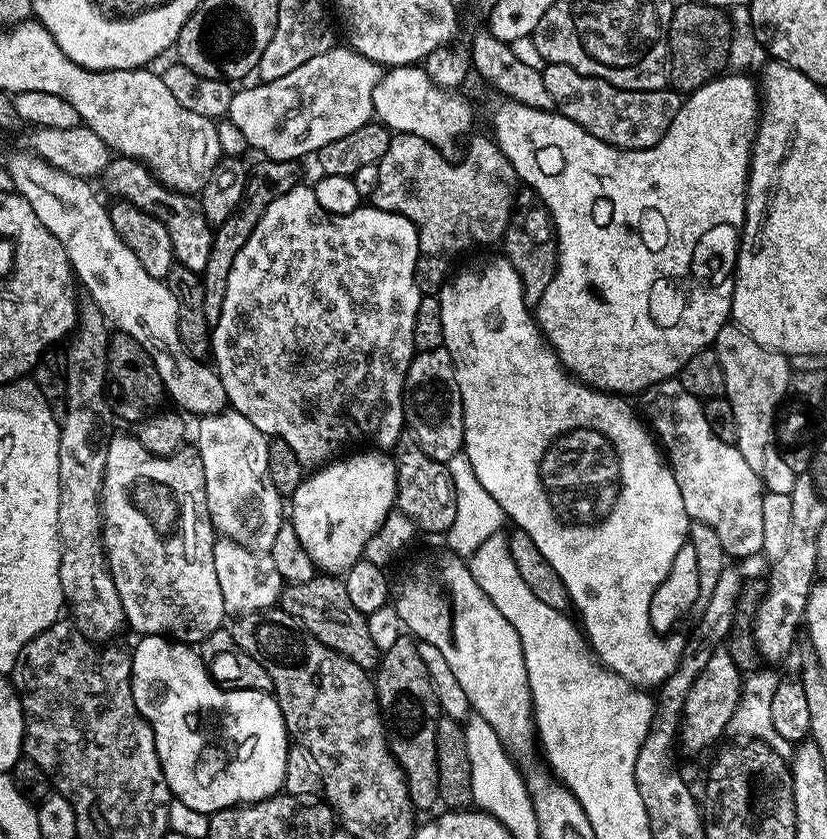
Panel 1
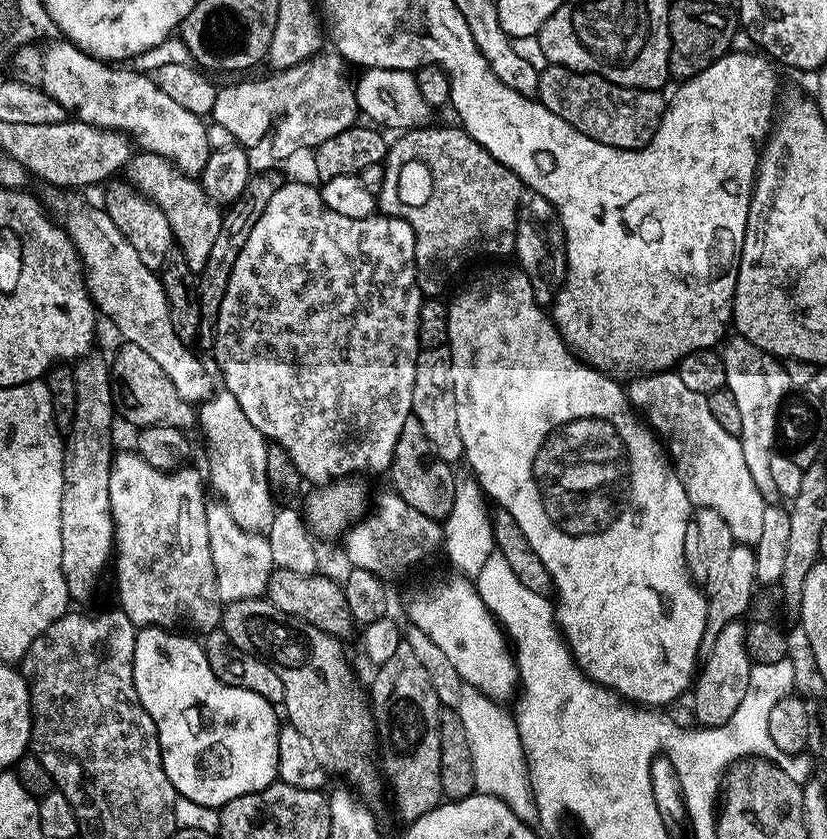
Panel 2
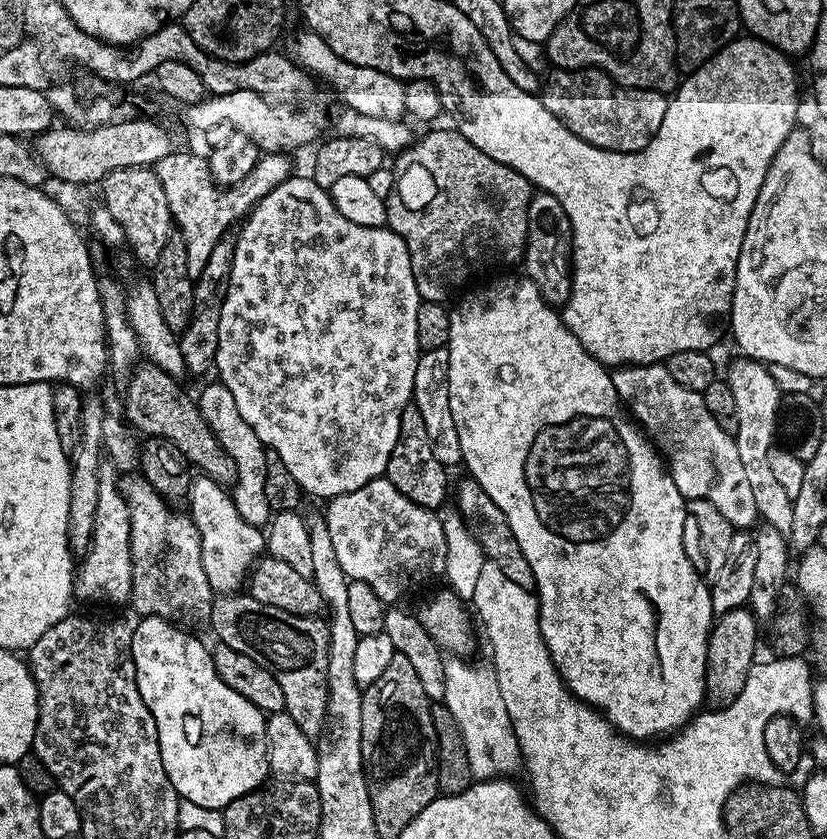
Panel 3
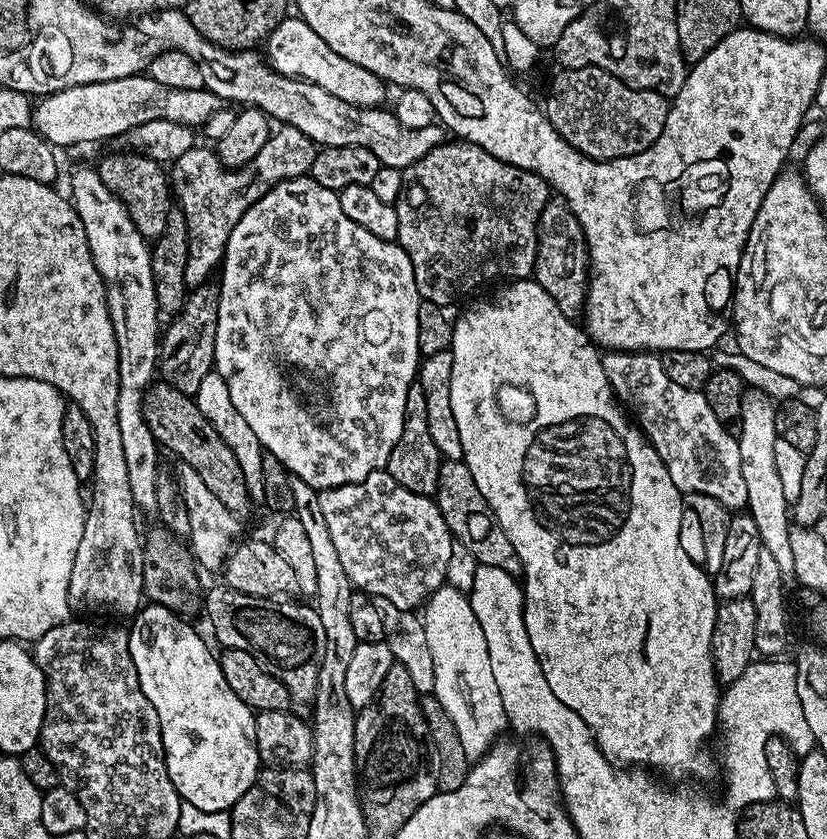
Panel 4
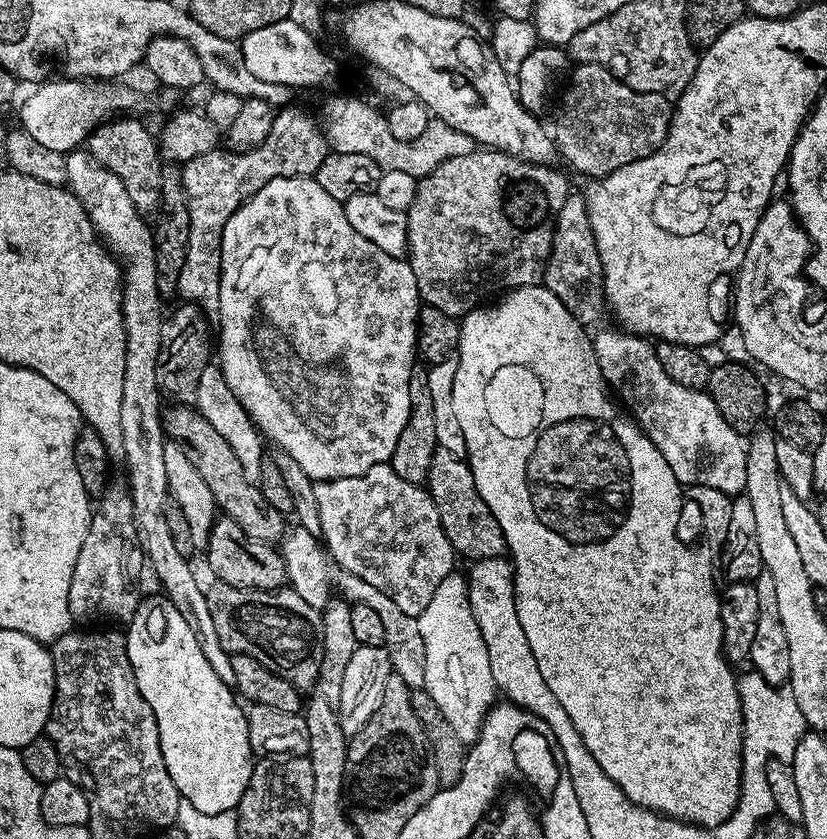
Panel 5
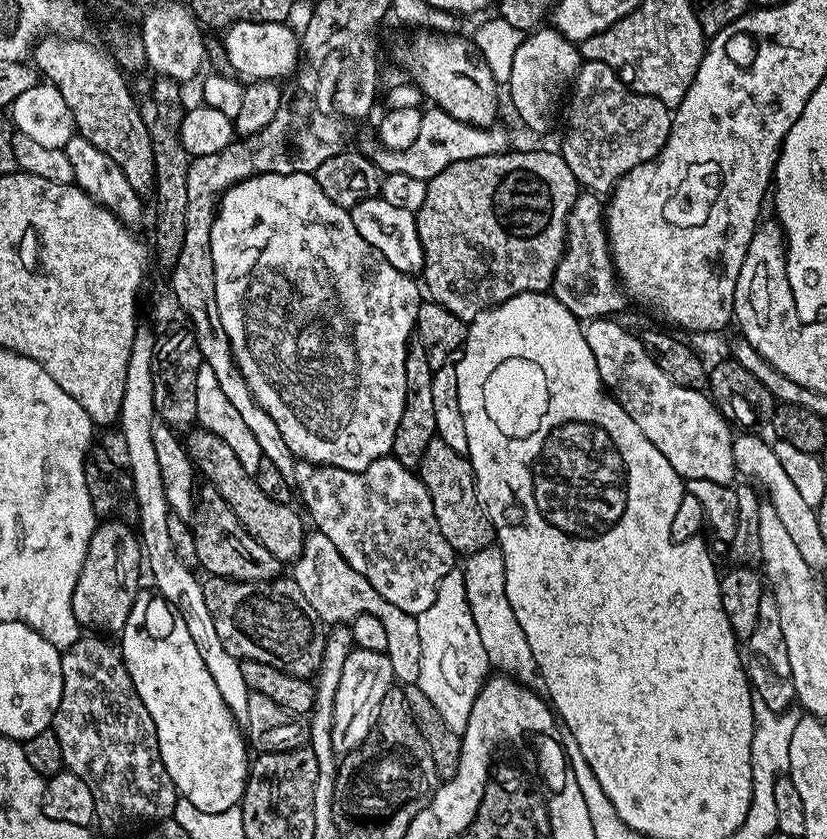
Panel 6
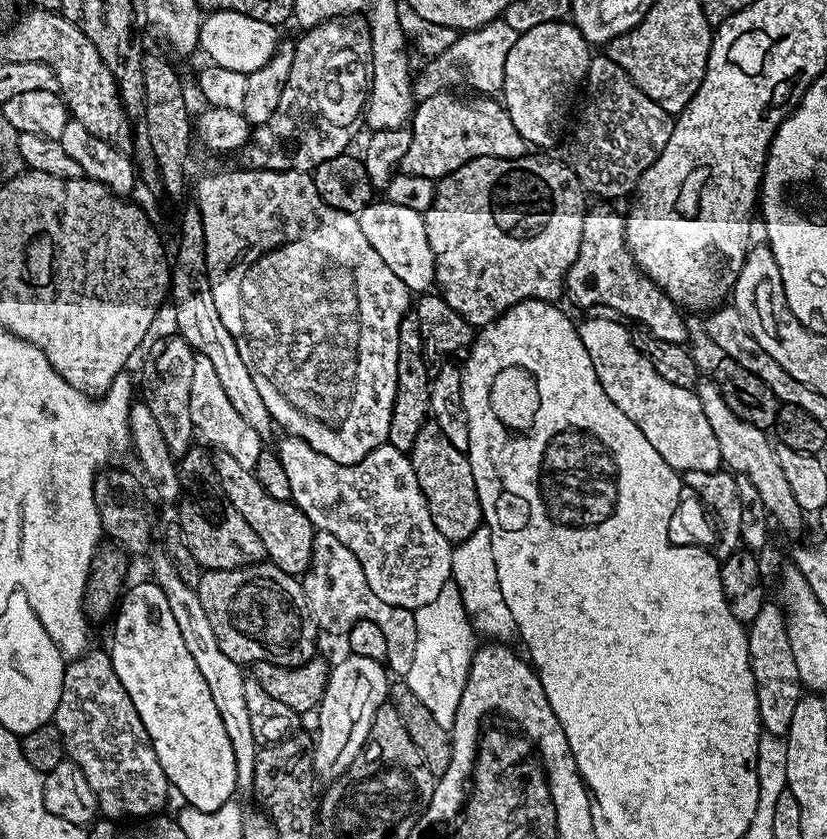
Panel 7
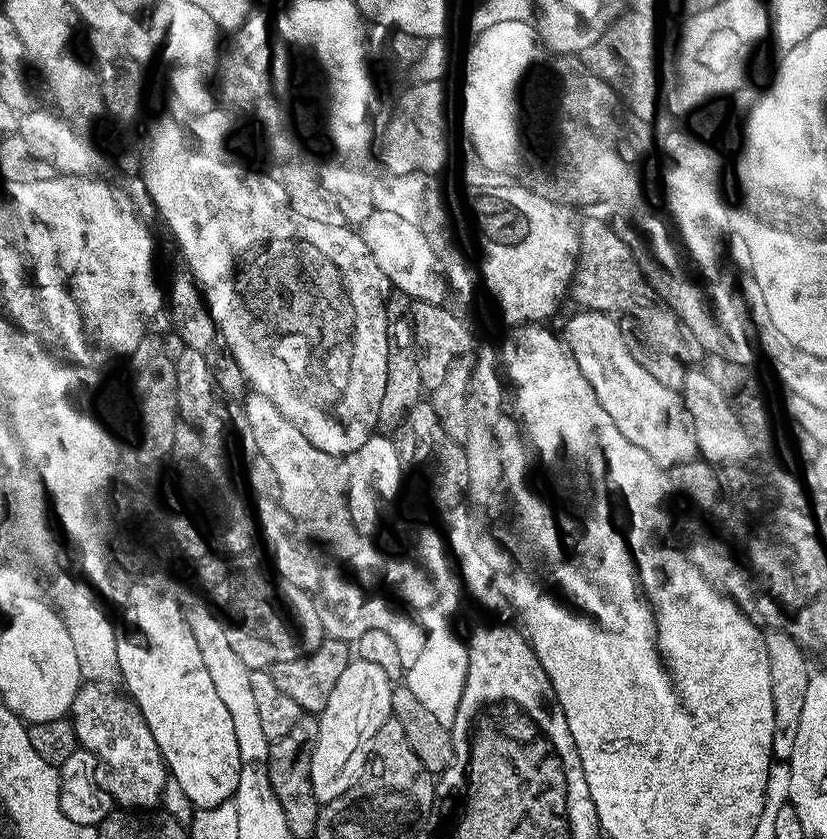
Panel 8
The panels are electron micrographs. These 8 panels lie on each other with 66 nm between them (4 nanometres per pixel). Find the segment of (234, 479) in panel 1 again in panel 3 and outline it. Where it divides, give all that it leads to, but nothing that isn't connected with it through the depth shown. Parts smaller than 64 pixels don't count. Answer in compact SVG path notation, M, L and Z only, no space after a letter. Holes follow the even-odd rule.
M219 382L208 384L198 395L198 407L202 418L214 430L222 450L230 458L234 458L236 467L236 483L231 485L230 493L238 514L246 522L257 526L264 526L269 523L270 509L266 498L266 449L264 443L254 434L250 422L242 418L238 406L234 403L234 394L226 390L226 386Z

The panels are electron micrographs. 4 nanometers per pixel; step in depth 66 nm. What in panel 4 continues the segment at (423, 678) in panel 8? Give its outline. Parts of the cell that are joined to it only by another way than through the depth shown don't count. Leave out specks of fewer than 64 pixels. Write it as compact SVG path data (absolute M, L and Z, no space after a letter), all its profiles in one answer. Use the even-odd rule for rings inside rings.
M447 582L428 597L422 608L422 619L426 630L426 646L430 646L430 658L434 662L434 686L432 692L442 702L442 710L450 714L450 722L458 730L458 738L462 741L462 750L466 750L469 761L475 762L501 739L503 728L509 727L508 715L502 706L502 694L498 694L498 686L494 682L494 674L490 670L490 654L486 650L486 634L482 634L482 626L478 626L478 618L474 618L472 603L467 592L459 592Z

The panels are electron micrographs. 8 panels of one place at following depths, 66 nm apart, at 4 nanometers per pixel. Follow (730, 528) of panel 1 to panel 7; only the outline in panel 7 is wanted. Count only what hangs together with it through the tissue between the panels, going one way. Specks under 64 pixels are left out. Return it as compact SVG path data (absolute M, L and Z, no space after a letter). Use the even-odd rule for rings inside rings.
M604 314L593 316L596 316L593 320L581 319L578 327L582 346L586 346L590 362L594 362L594 374L598 374L602 390L606 390L606 398L610 398L610 402L614 402L614 406L618 406L618 410L622 410L622 414L642 430L650 446L654 446L654 450L658 450L658 454L662 454L662 458L666 458L668 465L677 472L721 471L718 438L714 438L714 430L710 430L710 422L706 422L702 402L695 391L673 386L659 376L636 348L633 333L628 333L619 319Z

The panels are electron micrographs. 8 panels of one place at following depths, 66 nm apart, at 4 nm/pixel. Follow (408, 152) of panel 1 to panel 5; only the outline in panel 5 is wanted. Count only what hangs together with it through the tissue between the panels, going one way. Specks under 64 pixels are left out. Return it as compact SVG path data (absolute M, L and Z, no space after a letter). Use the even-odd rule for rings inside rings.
M477 150L470 154L462 154L442 162L434 171L419 179L414 202L405 212L407 218L408 261L418 285L421 303L427 307L442 310L444 314L453 318L463 317L477 305L482 288L486 285L502 284L502 288L511 290L522 285L537 283L542 276L543 262L547 259L552 244L552 231L549 216L561 208L562 202L570 194L565 176L549 165L538 164L532 161L518 159L517 156L508 156L505 152L495 150Z

